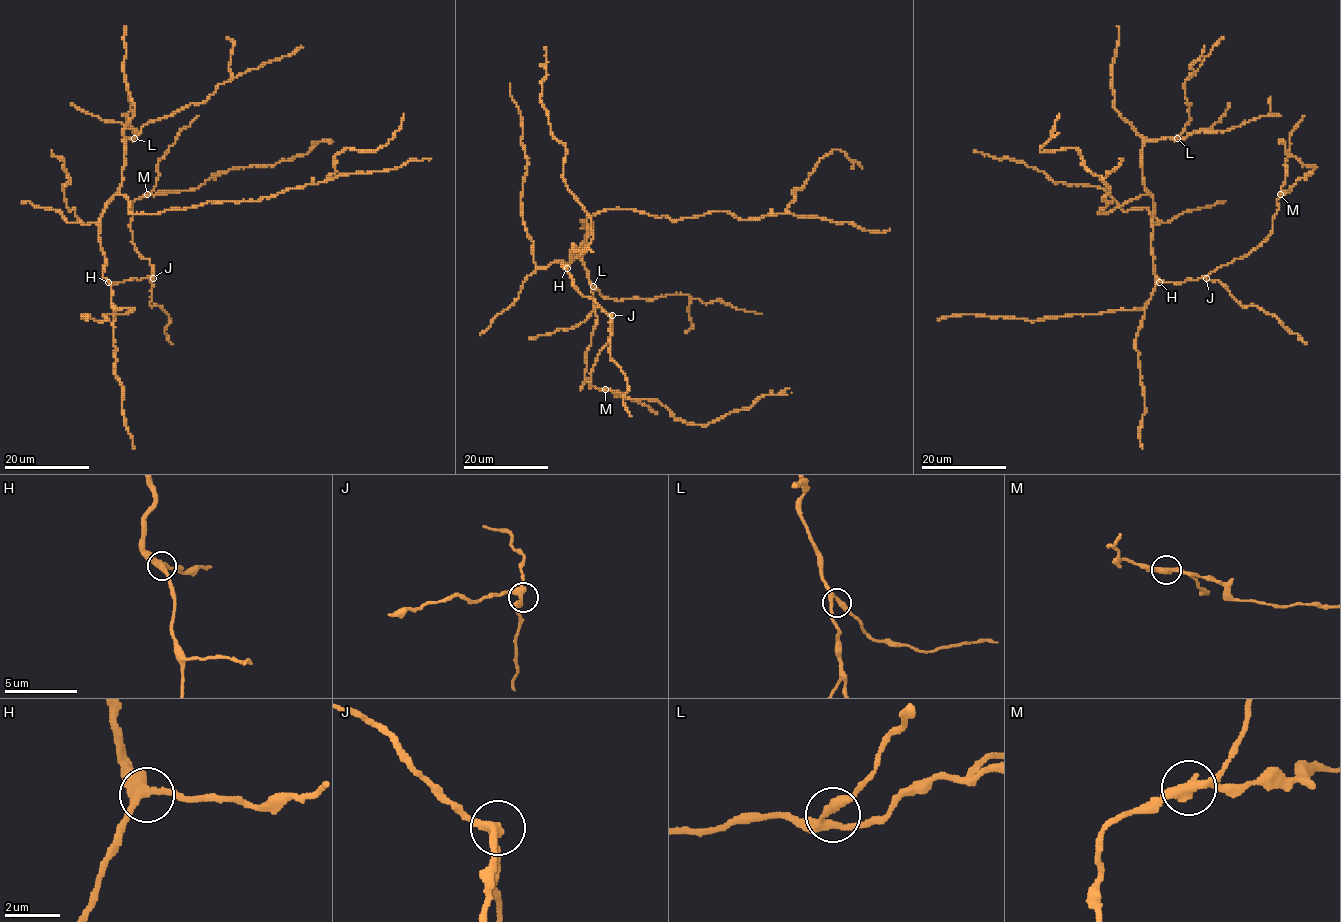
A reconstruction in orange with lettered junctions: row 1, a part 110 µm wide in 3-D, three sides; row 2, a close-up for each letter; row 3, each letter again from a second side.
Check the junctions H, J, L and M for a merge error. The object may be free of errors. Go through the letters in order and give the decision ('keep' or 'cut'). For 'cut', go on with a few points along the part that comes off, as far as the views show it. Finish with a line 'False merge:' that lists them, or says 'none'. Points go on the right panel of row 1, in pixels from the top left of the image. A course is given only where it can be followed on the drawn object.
H: keep
J: keep
L: keep
M: cut; foreign part runs (1279, 194), (1289, 192), (1316, 167), (1286, 155), (1285, 142), (1282, 142)
False merge: M

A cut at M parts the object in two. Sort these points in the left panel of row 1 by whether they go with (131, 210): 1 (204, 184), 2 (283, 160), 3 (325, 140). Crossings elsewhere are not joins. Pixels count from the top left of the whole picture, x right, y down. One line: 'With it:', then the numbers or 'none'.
With it: none

